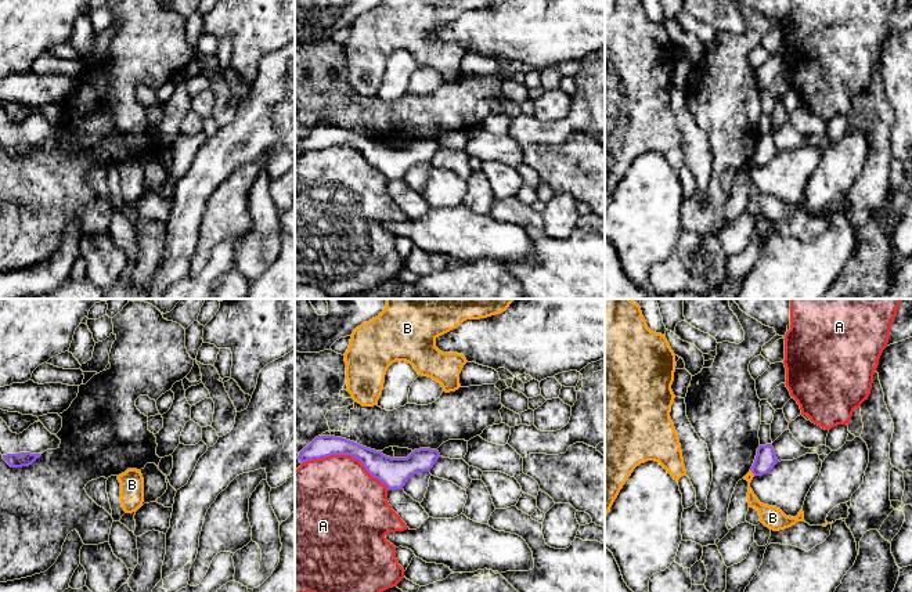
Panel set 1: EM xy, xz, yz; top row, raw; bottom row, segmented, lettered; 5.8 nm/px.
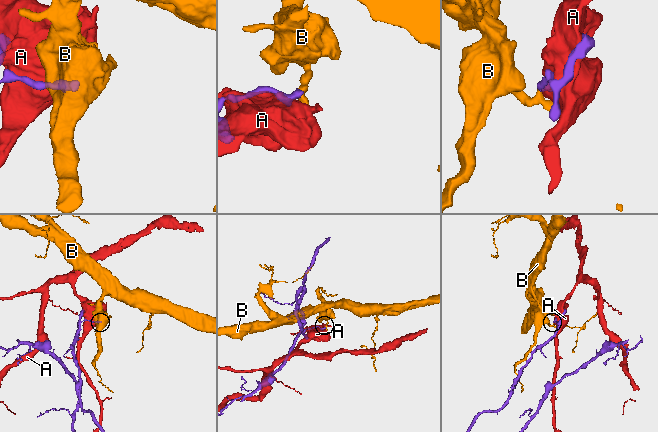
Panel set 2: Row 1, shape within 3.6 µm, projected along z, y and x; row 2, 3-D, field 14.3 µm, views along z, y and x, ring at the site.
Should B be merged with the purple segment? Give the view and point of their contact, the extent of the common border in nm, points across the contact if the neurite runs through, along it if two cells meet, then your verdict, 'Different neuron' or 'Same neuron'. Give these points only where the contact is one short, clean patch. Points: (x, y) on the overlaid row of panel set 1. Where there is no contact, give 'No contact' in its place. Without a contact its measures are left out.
Touches purple at yz (752, 472). Shared border 50 nm. Boundary: yz (750, 469), (754, 475). Different neuron

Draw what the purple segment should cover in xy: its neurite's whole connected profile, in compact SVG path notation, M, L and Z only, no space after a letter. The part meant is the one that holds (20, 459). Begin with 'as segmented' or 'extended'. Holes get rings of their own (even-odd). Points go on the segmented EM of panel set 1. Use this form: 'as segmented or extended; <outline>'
as segmented; M19 452L19 454L7 454L7 455L3 455L3 459L11 468L22 468L22 466L32 465L40 456L42 456L42 454Z

